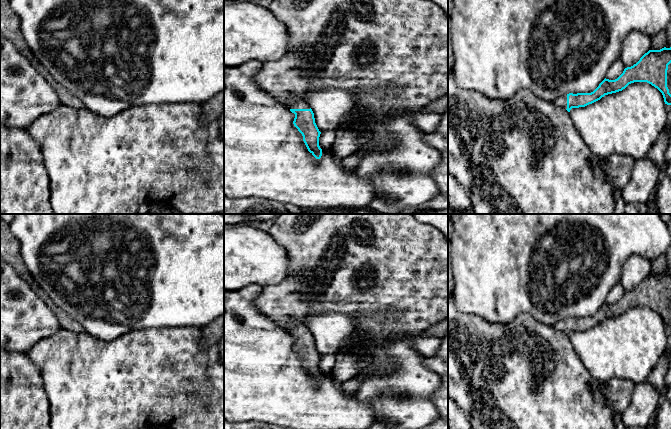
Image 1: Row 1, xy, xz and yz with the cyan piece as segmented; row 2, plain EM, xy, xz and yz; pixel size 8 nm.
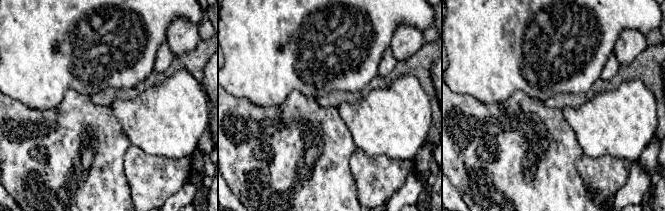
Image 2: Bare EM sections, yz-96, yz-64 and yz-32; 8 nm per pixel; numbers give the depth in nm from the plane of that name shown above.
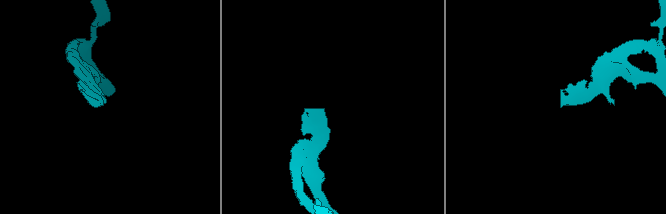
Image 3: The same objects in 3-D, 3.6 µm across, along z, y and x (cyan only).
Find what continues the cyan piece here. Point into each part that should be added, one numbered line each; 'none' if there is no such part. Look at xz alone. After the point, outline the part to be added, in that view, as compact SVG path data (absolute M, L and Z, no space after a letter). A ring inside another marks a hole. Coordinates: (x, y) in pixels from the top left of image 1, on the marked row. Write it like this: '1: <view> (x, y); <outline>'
1: xz (294, 103); M291 99L288 109L310 109L310 106L299 99Z

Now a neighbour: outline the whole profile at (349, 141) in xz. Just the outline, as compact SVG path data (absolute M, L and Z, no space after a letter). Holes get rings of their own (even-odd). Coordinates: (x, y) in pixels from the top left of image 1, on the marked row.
M349 125L337 131L337 138L331 150L337 158L344 159L358 152L364 143L365 139L362 134L356 130L354 125Z

